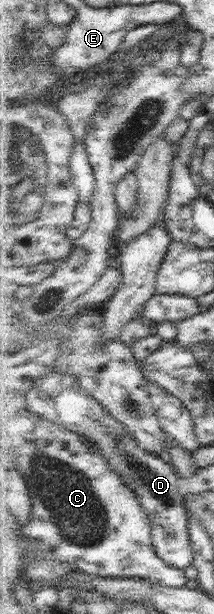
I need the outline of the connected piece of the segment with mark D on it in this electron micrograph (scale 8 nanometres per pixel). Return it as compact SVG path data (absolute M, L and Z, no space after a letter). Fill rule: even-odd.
M51 371L49 375L44 375L37 381L34 388L24 391L20 402L22 401L26 401L22 405L28 405L25 408L30 411L89 437L101 449L103 456L111 463L112 469L135 487L142 505L152 520L153 542L158 556L170 565L185 570L195 563L187 496L181 490L181 475L172 460L146 449L127 425L111 415L96 397L92 397L89 390L84 389L75 375L64 374L63 371Z

